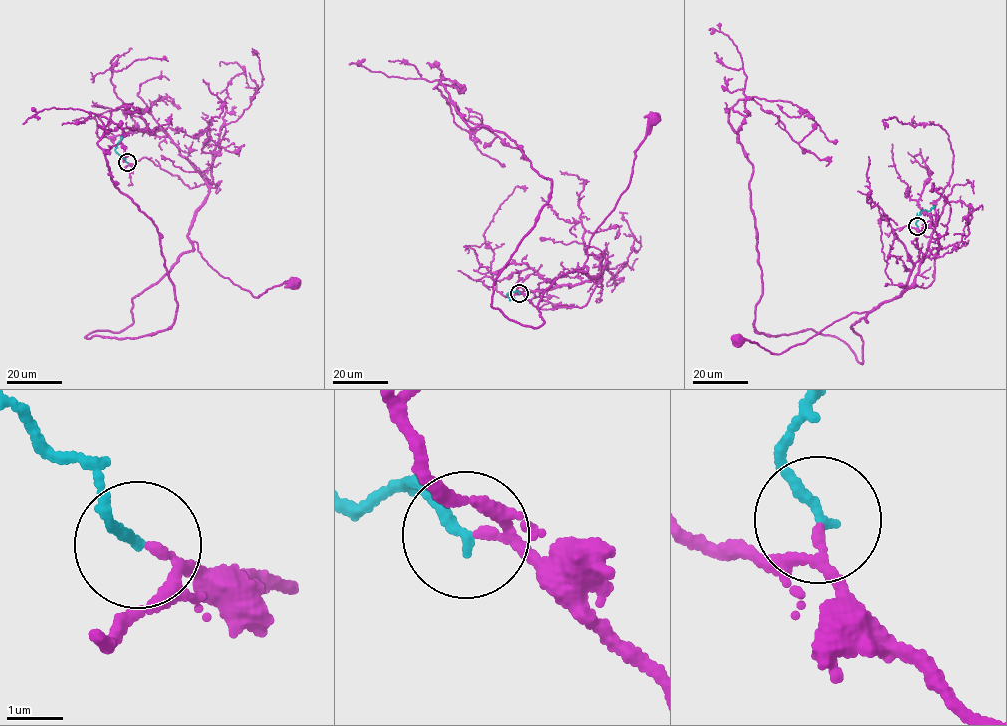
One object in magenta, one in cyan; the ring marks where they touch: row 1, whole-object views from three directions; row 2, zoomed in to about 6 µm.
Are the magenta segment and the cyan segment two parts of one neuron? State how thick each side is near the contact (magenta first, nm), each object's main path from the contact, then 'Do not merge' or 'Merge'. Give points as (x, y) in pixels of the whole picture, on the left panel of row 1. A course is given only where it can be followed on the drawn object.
Thickness 130 nm (magenta) against 190 nm. Course of magenta: (127, 162), (149, 158), (190, 189), (206, 183), (188, 236), (218, 274), (255, 298), (292, 285). Course of cyan: (127, 162), (115, 151), (121, 135). Merge

